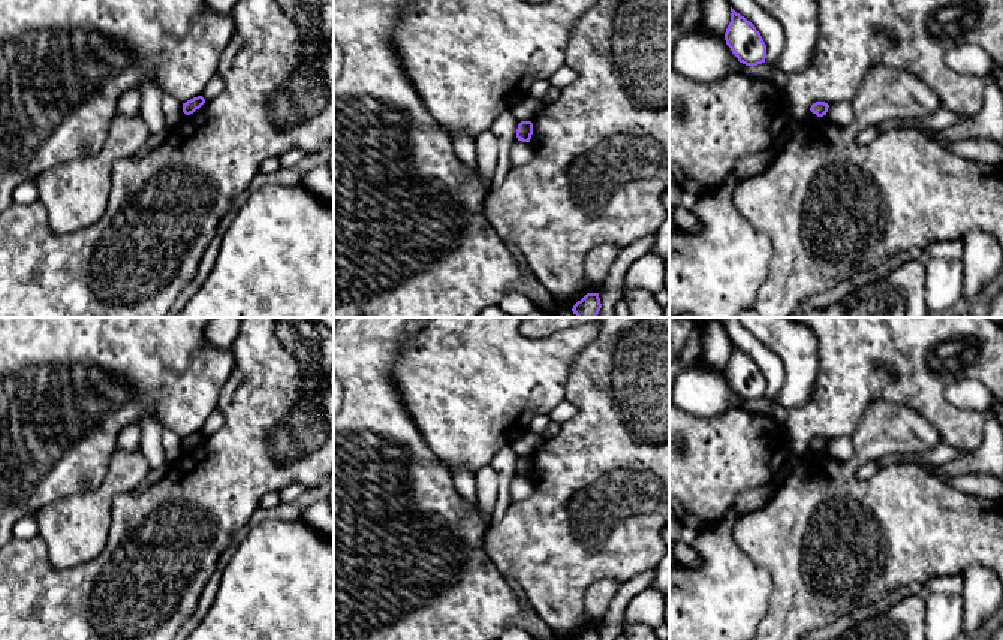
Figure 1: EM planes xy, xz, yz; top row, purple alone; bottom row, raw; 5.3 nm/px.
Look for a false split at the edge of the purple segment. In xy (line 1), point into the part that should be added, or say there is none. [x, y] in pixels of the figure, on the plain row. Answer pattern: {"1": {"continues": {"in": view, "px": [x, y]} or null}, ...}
{"1": {"continues": null}}

